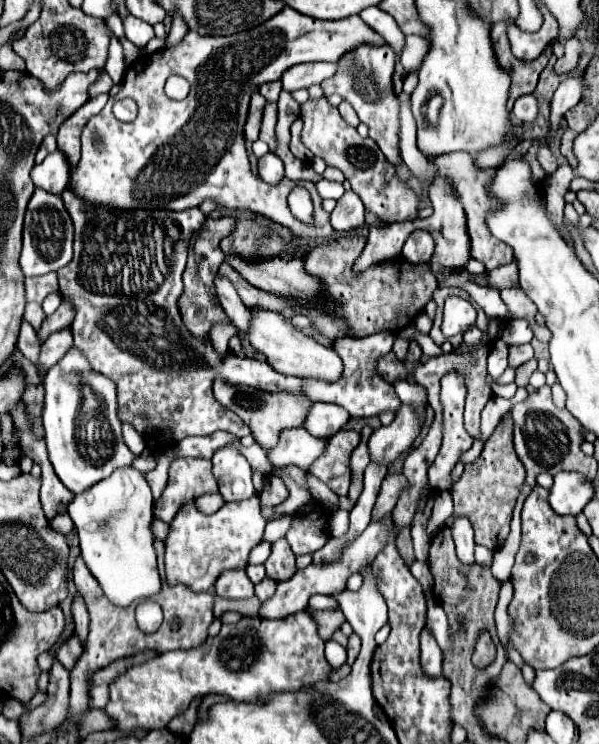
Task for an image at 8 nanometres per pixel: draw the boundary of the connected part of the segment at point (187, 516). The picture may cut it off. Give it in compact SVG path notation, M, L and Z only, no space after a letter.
M251 496L241 502L227 502L211 516L197 512L195 504L187 504L173 520L165 540L165 572L169 584L185 584L193 592L207 592L223 570L245 568L253 546L261 542L265 520L259 510L259 498Z

